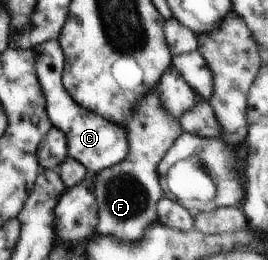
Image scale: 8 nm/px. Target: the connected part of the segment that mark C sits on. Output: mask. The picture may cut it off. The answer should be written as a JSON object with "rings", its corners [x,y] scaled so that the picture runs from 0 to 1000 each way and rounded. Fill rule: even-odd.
{"rings":[[[194,150],[175,158],[157,185],[134,177],[119,196],[134,200],[138,296],[160,331],[175,377],[175,431],[201,485],[250,519],[250,565],[257,600],[299,619],[336,665],[362,662],[440,631],[478,600],[481,546],[470,504],[448,481],[384,458],[362,438],[340,435],[302,408],[295,392],[243,342],[235,319],[235,269],[243,258],[243,208],[224,158]]]}

